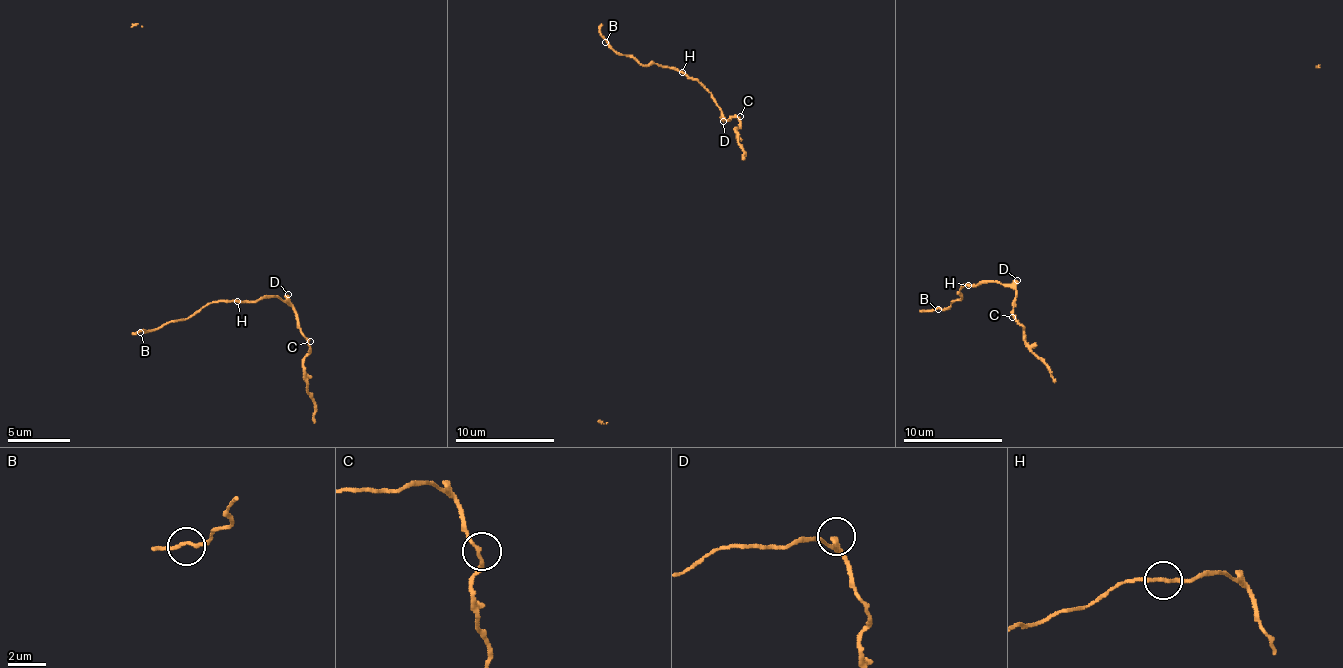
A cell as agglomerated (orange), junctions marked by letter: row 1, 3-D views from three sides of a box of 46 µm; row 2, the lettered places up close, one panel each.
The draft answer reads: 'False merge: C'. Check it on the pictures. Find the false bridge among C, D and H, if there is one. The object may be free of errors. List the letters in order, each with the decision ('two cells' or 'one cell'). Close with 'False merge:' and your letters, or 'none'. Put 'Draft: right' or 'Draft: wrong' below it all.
C: one cell
D: one cell
H: one cell
False merge: none
Draft: wrong

